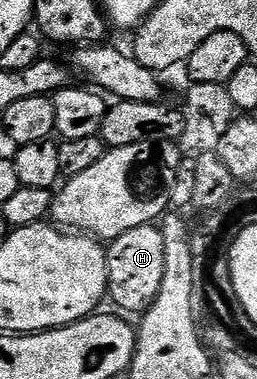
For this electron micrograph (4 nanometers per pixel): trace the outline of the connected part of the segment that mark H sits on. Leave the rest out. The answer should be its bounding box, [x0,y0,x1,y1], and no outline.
[107,225,166,315]

